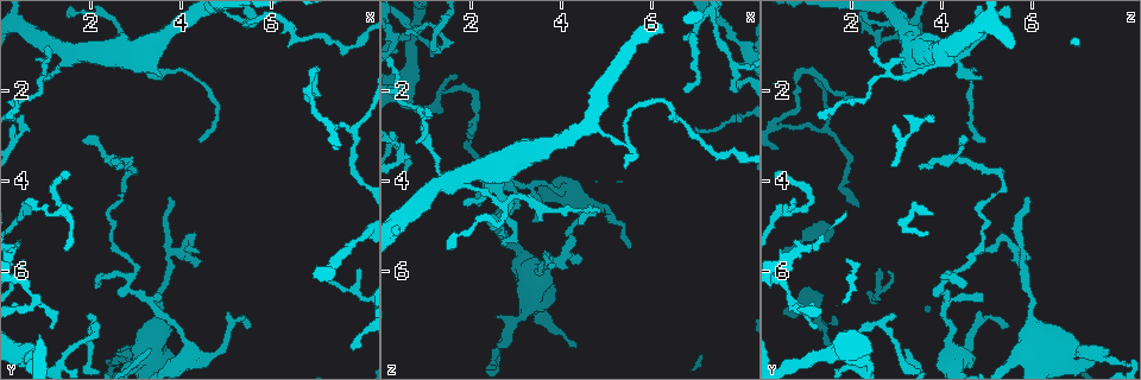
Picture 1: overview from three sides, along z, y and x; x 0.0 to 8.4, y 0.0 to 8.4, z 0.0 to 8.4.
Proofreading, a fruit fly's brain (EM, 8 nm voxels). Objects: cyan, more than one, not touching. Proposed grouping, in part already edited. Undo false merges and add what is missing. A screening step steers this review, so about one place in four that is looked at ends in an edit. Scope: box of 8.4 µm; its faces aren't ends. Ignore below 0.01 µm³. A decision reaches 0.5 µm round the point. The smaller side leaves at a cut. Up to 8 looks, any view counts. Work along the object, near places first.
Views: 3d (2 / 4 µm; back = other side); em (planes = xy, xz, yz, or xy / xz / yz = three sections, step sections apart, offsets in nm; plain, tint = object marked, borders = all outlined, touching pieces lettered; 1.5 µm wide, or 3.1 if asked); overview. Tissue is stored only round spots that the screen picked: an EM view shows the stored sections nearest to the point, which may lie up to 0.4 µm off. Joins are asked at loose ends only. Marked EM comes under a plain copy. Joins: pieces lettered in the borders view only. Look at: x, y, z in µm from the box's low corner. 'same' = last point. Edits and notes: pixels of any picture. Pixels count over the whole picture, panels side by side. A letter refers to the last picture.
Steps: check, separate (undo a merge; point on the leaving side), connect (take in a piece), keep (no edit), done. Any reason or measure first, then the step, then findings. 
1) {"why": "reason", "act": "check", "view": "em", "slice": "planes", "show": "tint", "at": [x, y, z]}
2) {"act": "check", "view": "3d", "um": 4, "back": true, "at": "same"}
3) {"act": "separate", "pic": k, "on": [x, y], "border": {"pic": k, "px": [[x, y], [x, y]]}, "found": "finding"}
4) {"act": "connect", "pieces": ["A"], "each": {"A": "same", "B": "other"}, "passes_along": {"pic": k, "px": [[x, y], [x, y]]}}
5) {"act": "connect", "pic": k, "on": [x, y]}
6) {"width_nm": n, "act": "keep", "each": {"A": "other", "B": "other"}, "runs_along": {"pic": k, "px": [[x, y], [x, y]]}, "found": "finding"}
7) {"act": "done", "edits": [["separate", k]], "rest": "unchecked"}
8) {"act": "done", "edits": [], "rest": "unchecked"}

{"why": "tapers out", "act": "check", "view": "3d", "um": 2, "at": [4.35, 5.55, 4.80]}

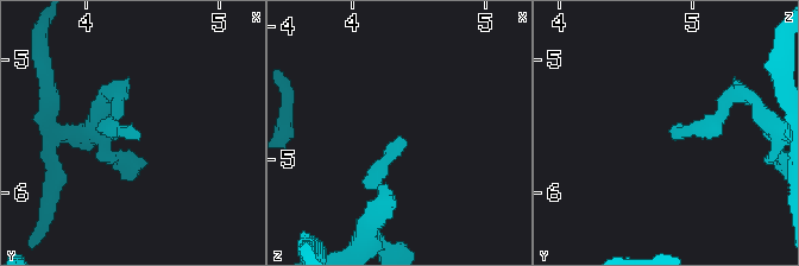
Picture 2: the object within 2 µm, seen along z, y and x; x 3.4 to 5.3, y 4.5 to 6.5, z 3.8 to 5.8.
{"act": "check", "view": "em", "slice": "xz", "step": 4, "show": "tint", "at": [4.36, 5.54, 4.82]}

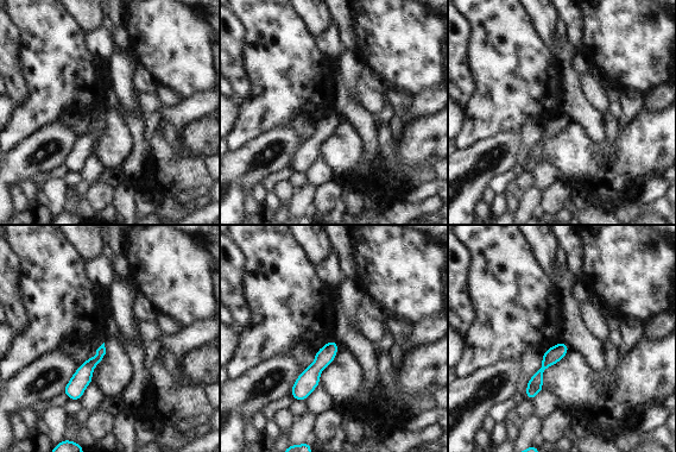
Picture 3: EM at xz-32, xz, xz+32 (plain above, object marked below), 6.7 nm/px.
{"act": "check", "view": "em", "slice": "planes", "show": "borders", "at": "same"}

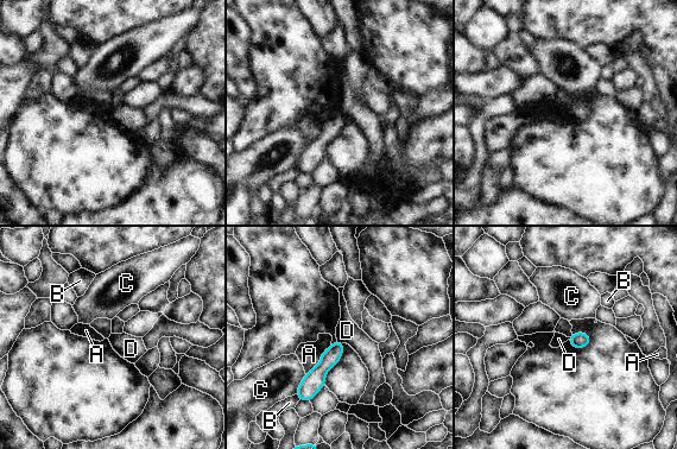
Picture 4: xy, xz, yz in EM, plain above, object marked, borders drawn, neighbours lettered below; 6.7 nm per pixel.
{"width_nm": 110, "act": "keep", "each": {"A": "other", "B": "other", "C": "other", "D": "other"}, "runs_along": {"pic": 4, "px": [[340, 345], [302, 397]]}, "found": "no lettered piece goes on from it"}

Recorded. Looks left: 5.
{"why": "an open end", "act": "check", "view": "em", "slice": "planes", "show": "borders", "at": [3.75, 4.30, 5.85]}

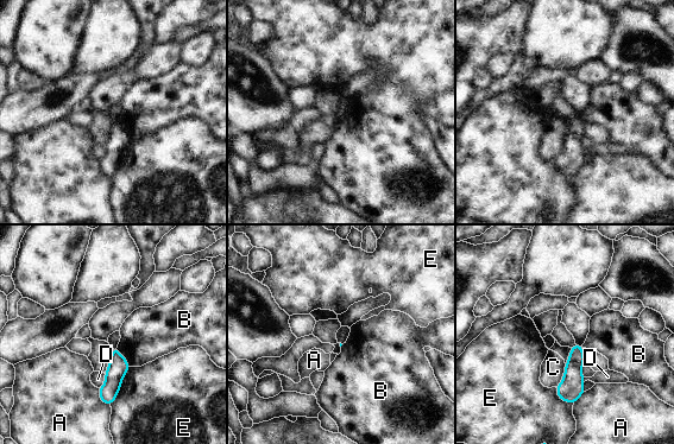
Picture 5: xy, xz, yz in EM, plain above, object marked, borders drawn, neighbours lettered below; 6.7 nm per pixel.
{"act": "keep", "each": {"A": "other", "B": "other", "C": "other", "D": "other", "E": "other"}, "border": {"pic": 5, "px": [[98, 388], [98, 395], [109, 406]]}, "found": "none of them fits"}

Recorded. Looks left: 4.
{"why": "tapers out", "act": "check", "view": "3d", "um": 2, "at": [2.65, 3.65, 3.50]}

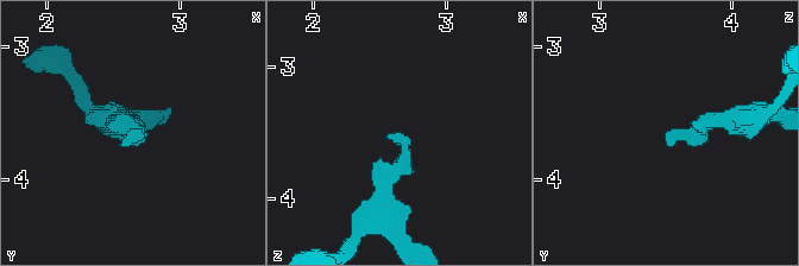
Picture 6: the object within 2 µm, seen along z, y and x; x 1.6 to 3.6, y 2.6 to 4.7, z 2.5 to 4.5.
{"why": "shape alone is not enough", "act": "check", "view": "em", "slice": "xz", "step": 4, "show": "tint", "at": [2.62, 3.66, 3.48]}

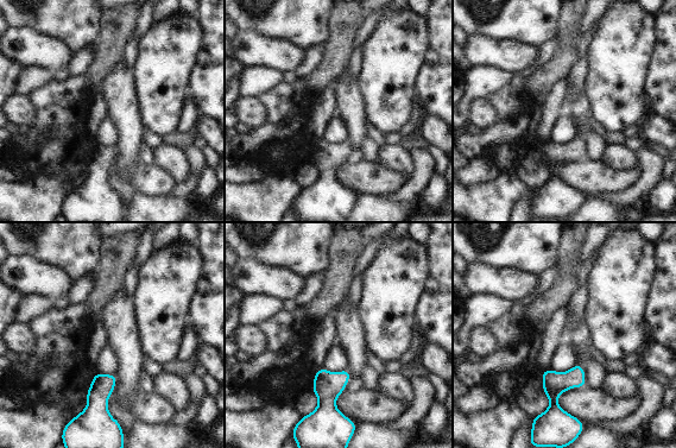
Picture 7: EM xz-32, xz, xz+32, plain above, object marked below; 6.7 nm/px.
{"why": "another direction", "act": "check", "view": "em", "slice": "planes", "show": "borders", "at": "same"}

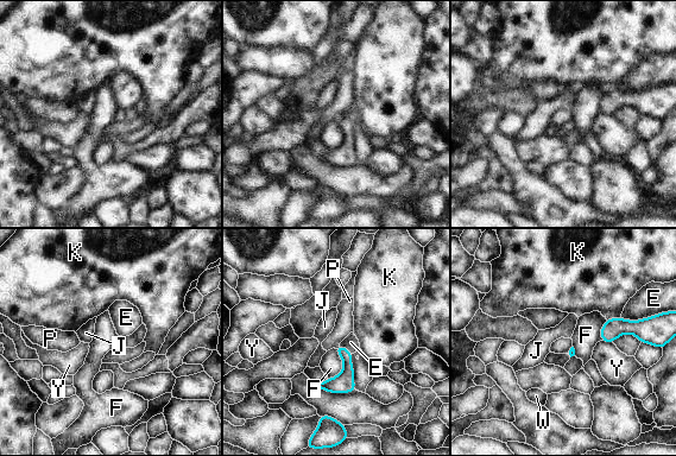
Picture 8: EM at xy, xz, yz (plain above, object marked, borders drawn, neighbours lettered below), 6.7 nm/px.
{"act": "keep", "each": {"E": "other", "F": "other", "J": "other", "K": "other", "P": "other", "W": "other", "Y": "other"}, "border": {"pic": 8, "px": [[339, 343], [334, 348]]}, "found": "no lettered piece goes on from it"}

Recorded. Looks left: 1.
{"act": "done", "edits": [], "rest": "unchecked"}

